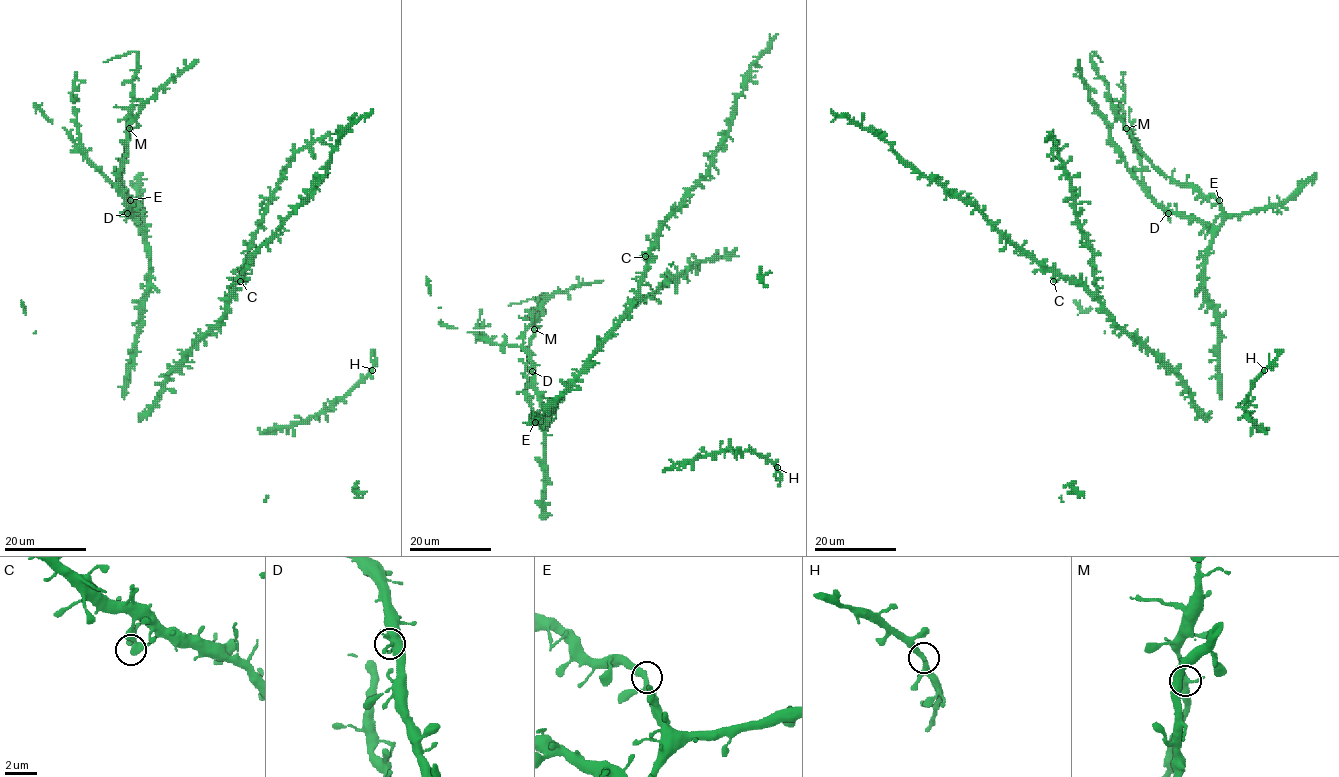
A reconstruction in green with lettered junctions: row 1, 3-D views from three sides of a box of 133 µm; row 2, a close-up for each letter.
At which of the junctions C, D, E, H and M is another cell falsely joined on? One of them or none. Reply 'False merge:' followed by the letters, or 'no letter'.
False merge: no letter

